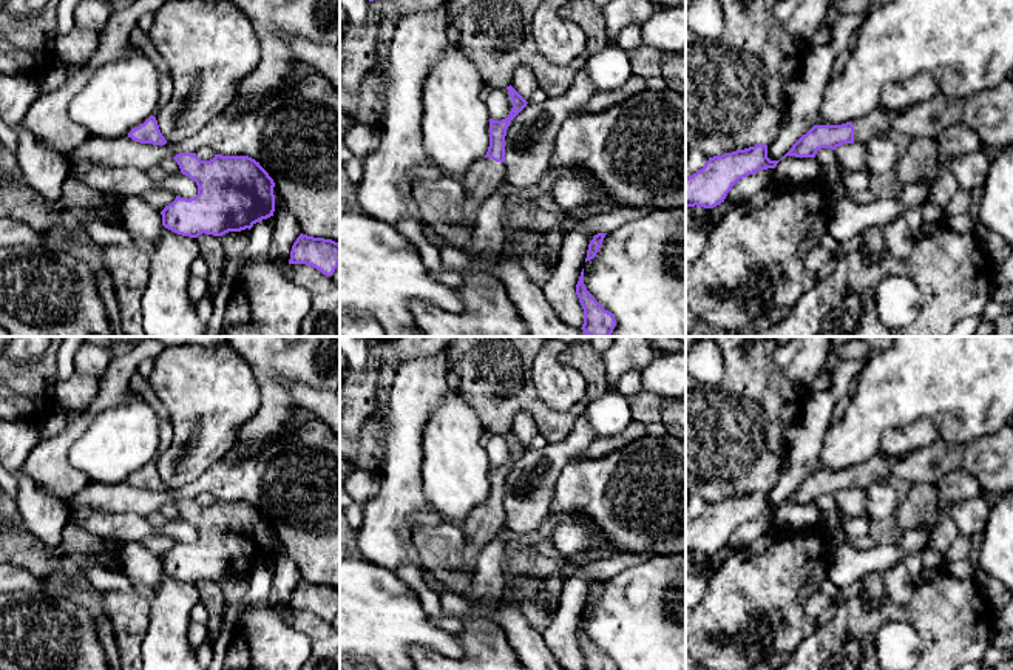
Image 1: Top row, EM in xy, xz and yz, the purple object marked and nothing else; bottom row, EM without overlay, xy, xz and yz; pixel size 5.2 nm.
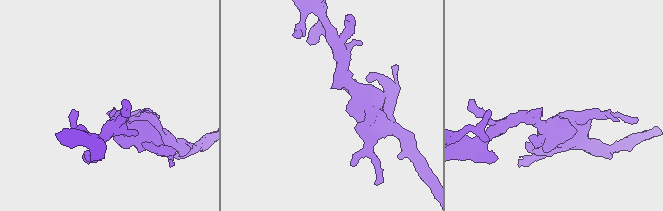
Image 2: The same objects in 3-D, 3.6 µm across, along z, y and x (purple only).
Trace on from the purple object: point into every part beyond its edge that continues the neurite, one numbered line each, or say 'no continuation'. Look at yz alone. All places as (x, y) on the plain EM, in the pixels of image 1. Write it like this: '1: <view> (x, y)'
1: yz (877, 468)

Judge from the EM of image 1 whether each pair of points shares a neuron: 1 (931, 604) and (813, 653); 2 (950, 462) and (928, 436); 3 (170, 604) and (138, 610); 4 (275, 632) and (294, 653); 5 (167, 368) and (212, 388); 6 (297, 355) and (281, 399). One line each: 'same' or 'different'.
1: same
2: different
3: different
4: same
5: same
6: same

